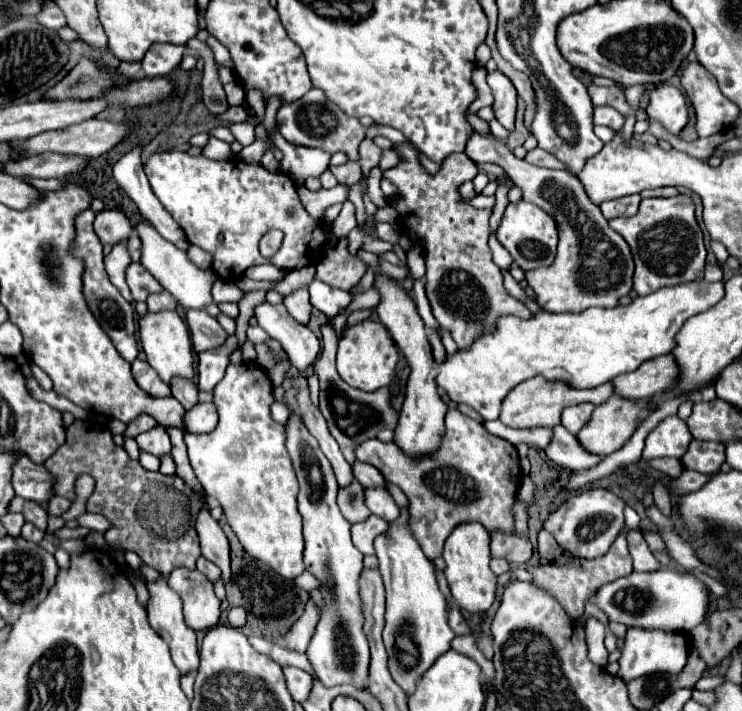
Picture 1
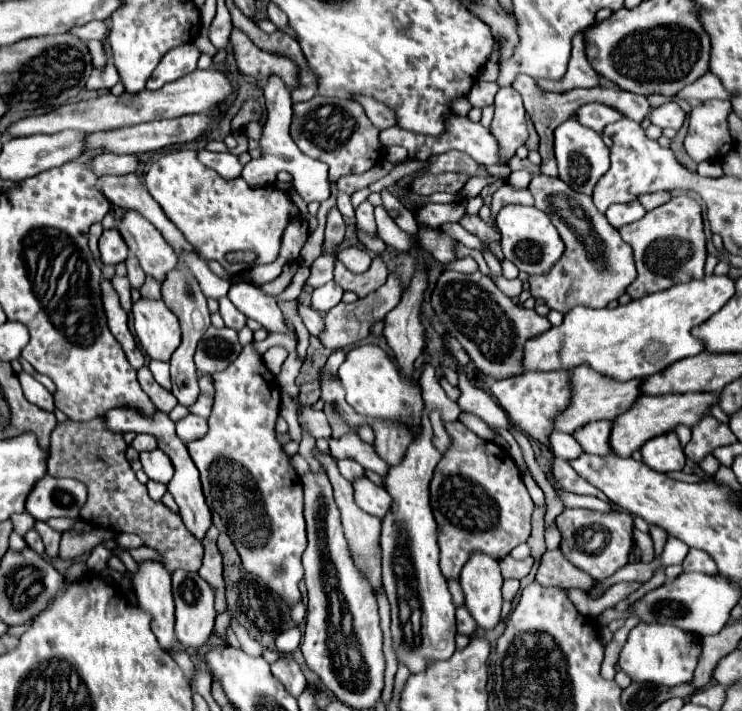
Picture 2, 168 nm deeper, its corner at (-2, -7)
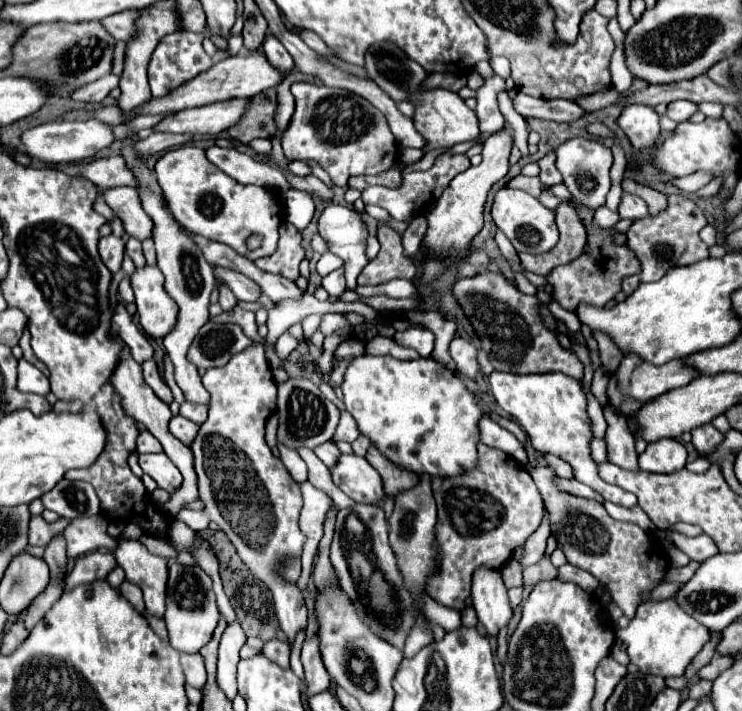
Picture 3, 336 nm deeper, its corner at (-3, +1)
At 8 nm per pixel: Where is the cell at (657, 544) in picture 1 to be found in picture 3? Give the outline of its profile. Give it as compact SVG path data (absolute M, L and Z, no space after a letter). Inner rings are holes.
M494 371L490 375L490 385L496 403L524 429L530 439L530 445L538 453L552 453L568 461L574 467L578 481L596 489L606 501L612 501L622 507L636 505L636 495L624 491L618 485L606 483L598 475L598 465L590 455L592 441L592 421L586 413L586 393L578 381L564 377L564 373L544 373L544 375L512 375Z

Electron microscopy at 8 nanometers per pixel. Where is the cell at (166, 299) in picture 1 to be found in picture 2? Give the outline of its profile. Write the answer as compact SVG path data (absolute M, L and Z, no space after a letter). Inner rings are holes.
M147 277L143 289L141 289L141 297L147 297L147 299L161 299L161 283L155 283L155 279Z

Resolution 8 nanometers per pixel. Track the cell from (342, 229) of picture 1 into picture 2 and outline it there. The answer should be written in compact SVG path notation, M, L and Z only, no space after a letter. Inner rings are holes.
M337 191L337 193L335 193L335 199L337 199L337 209L339 209L343 215L347 215L347 217L353 219L353 205L351 205L351 197L349 197L347 193L343 193L343 191Z

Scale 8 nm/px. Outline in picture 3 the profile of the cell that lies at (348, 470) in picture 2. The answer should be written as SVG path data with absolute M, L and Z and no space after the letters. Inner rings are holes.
M328 441L328 443L320 445L320 447L316 447L316 449L314 449L314 453L318 455L318 459L320 459L326 467L332 467L332 465L336 463L336 457L340 455L338 447L336 447L332 441Z

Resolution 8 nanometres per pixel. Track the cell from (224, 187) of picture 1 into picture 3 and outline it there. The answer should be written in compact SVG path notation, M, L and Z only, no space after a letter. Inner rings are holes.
M192 145L166 151L158 159L154 171L174 217L194 235L224 243L252 261L276 251L276 229L282 221L282 203L276 191L256 185L240 185L212 165L206 159L204 149ZM254 233L264 237L264 245L256 251L250 251L246 247L246 239Z

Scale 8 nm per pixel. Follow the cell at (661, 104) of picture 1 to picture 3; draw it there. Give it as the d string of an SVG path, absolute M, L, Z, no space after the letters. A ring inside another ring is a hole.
M674 101L674 103L668 105L666 115L668 115L672 121L682 123L682 121L688 121L696 111L698 111L698 105L696 105L696 103L690 103L690 101Z

